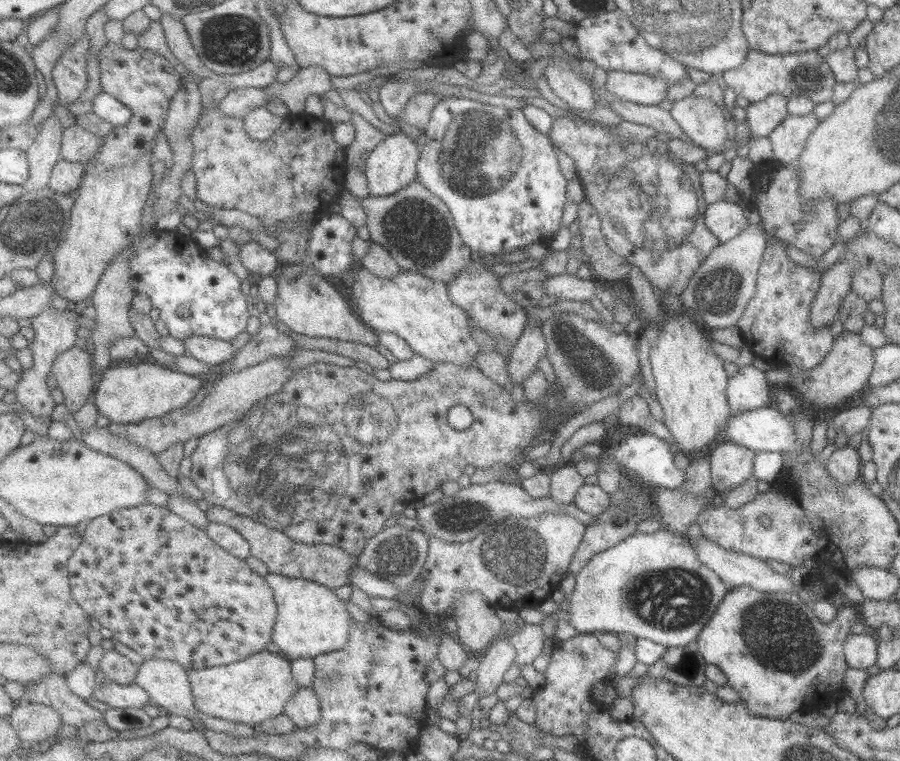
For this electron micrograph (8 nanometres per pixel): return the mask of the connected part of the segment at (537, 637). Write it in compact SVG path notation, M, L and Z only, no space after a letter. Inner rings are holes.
M541 623L536 625L525 625L521 630L511 637L511 645L517 648L518 657L514 664L519 670L527 665L532 665L541 654L545 646L545 631Z

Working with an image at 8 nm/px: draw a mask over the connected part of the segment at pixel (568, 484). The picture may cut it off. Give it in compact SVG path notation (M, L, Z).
M565 464L563 467L550 470L550 496L561 504L571 504L585 484L583 476L577 472L573 465Z

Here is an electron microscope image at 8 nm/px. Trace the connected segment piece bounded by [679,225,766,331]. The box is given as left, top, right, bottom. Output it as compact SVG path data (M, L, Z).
M745 225L727 243L714 247L696 268L688 286L679 294L682 306L700 324L711 330L735 325L756 287L756 276L765 251L764 230L757 225Z

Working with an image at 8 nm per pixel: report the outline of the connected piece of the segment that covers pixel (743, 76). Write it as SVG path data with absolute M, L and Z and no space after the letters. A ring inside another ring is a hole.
M749 49L743 62L737 68L726 70L720 75L726 87L749 103L761 102L767 96L779 93L786 99L791 96L805 96L814 105L823 104L831 101L833 86L836 83L826 63L826 57L820 56L816 50L775 55Z

